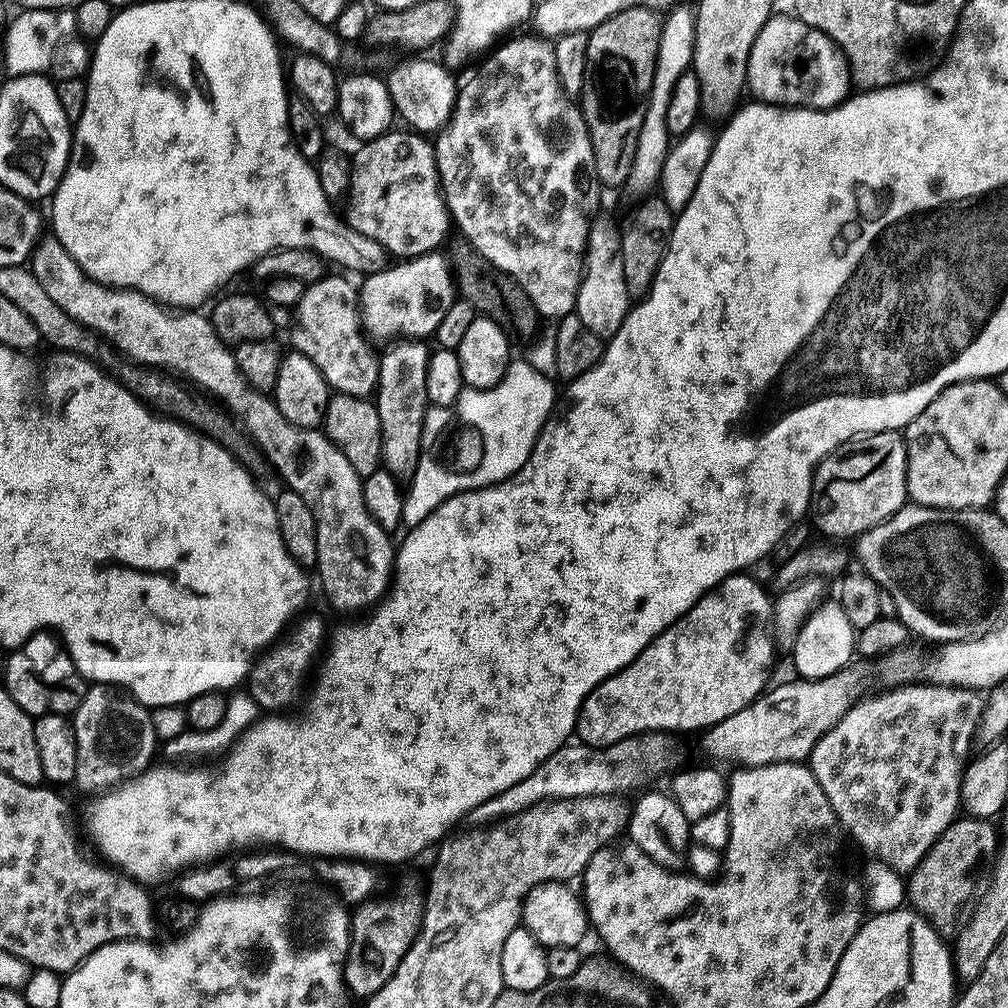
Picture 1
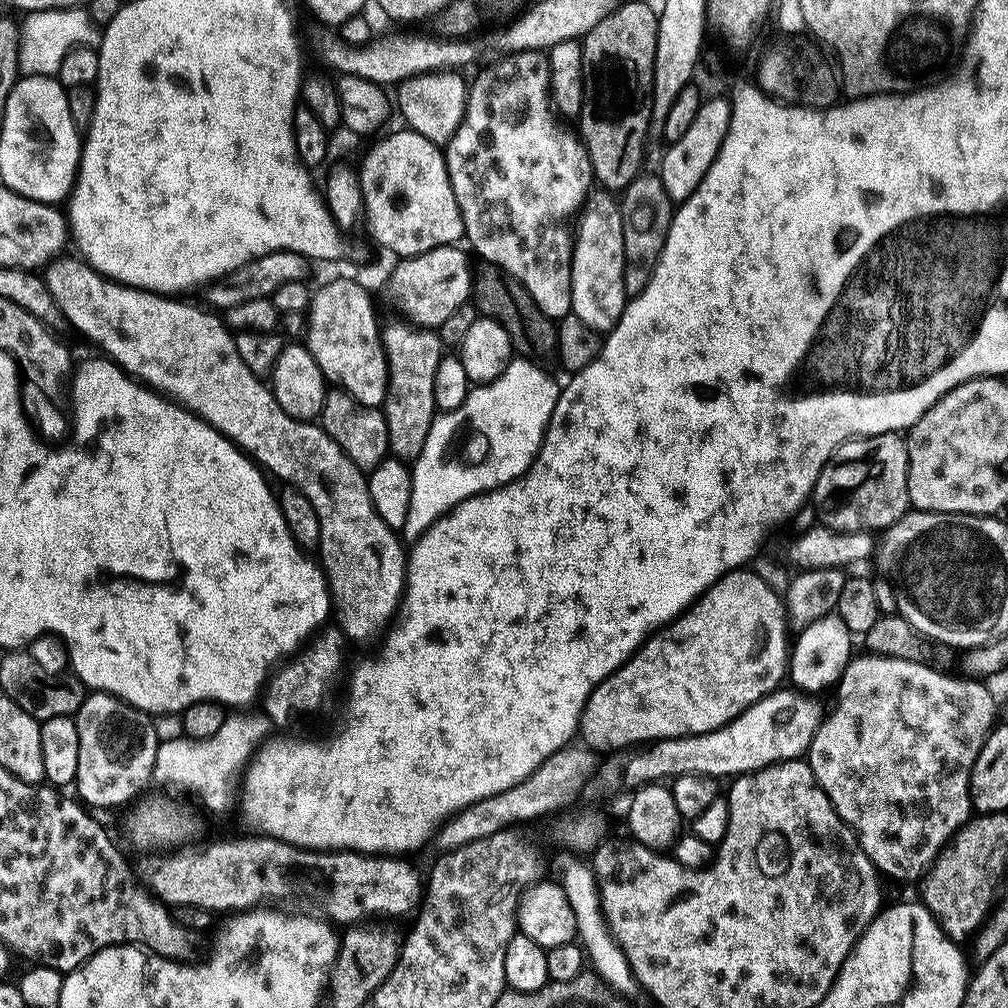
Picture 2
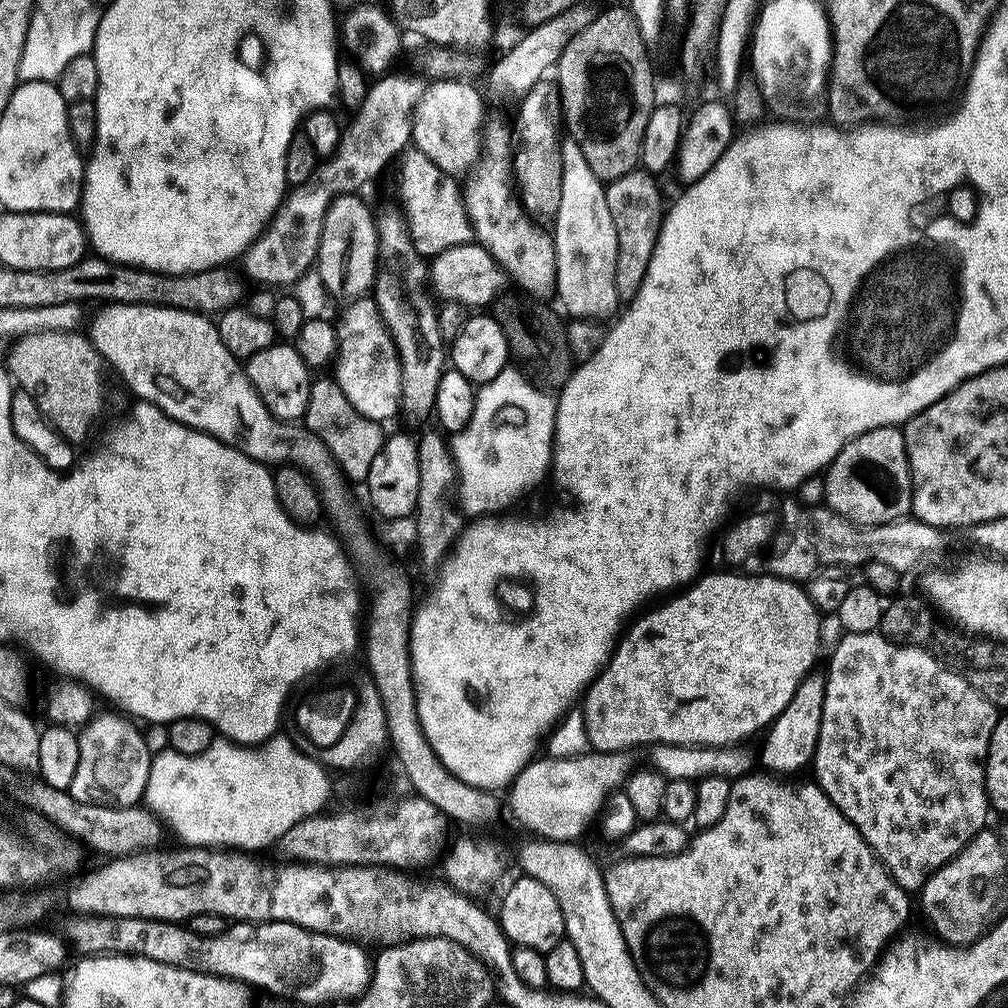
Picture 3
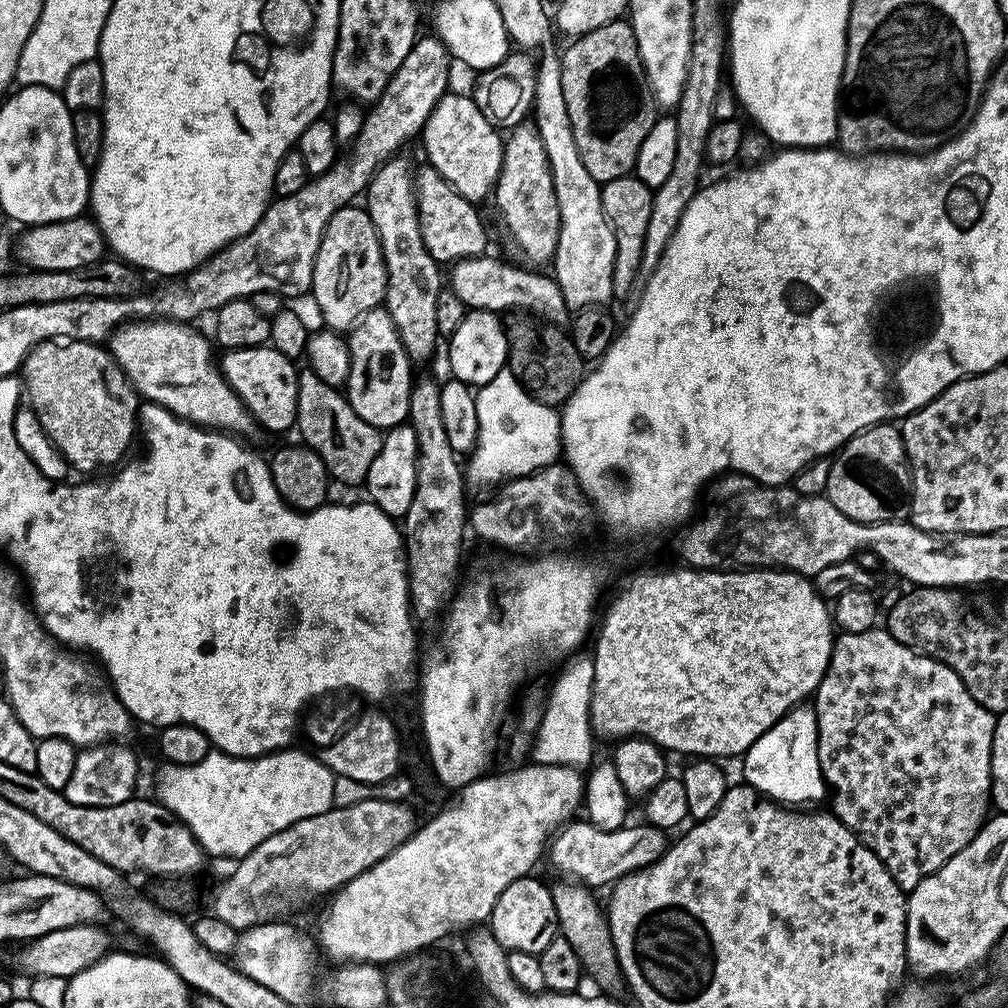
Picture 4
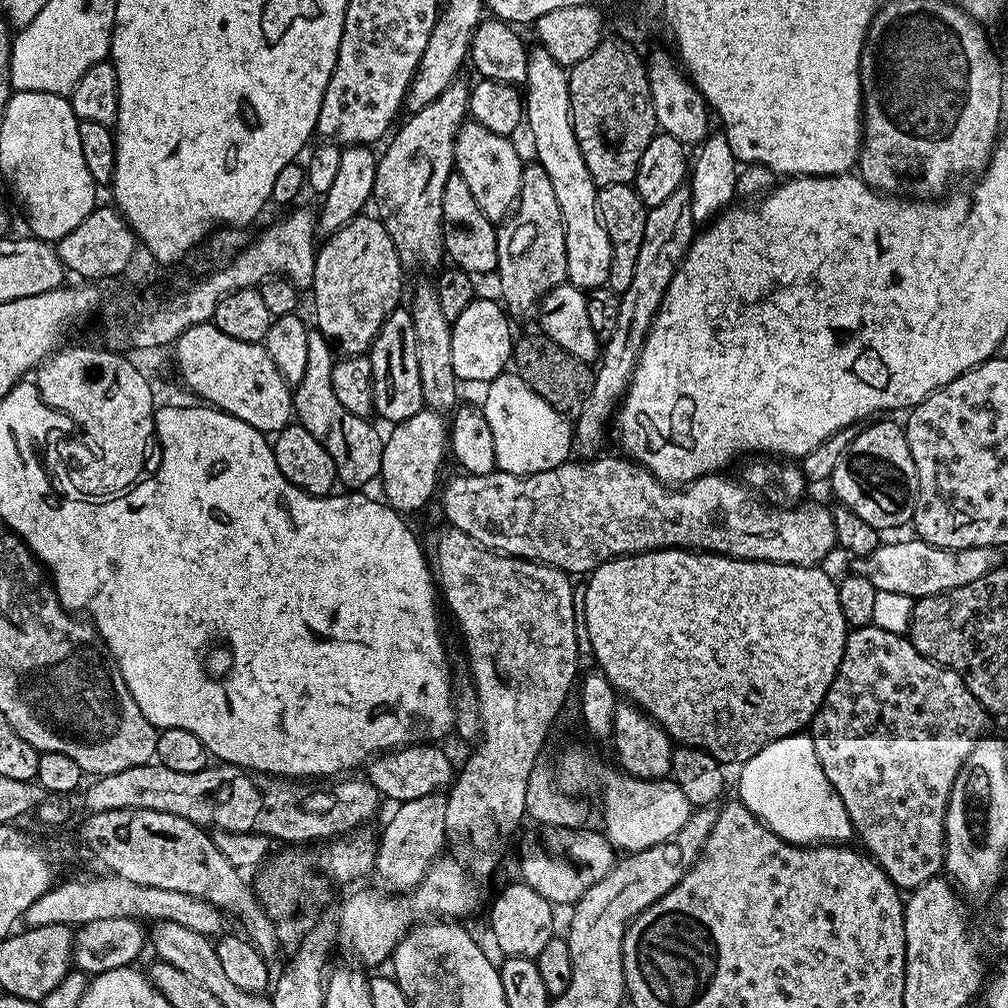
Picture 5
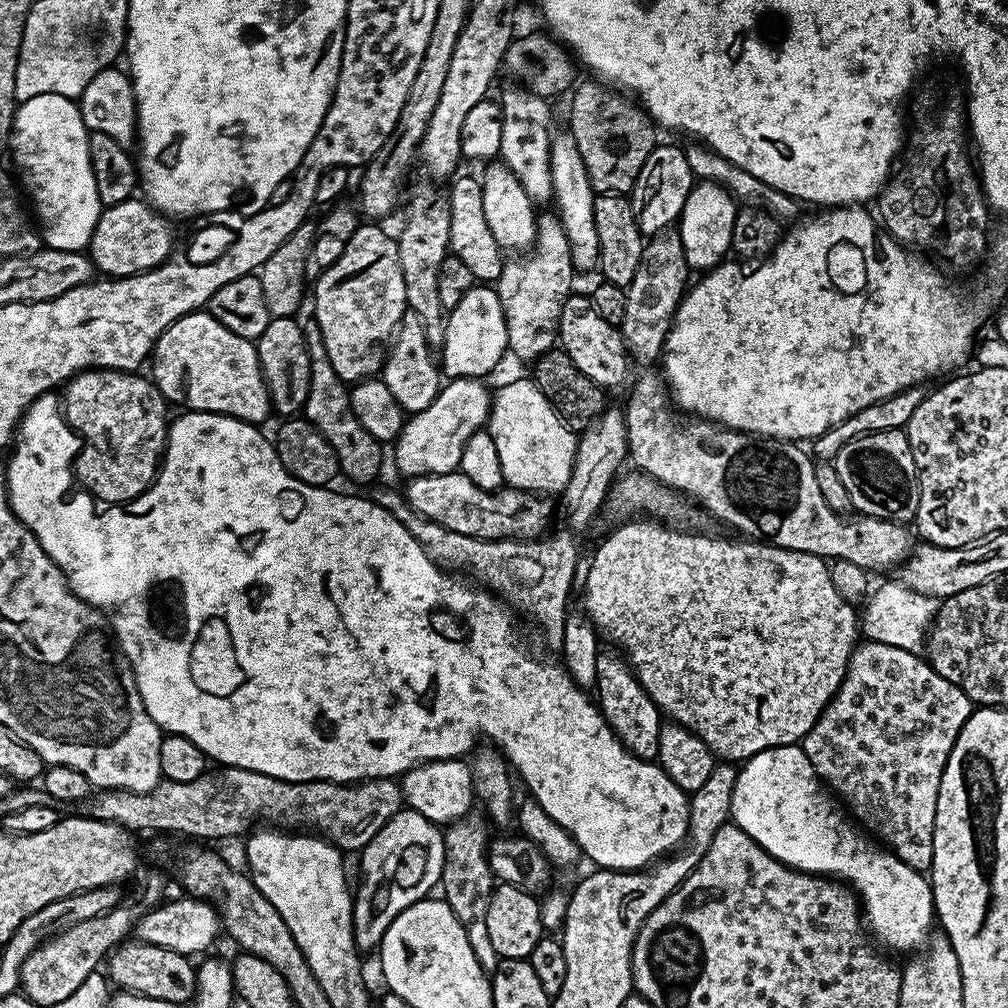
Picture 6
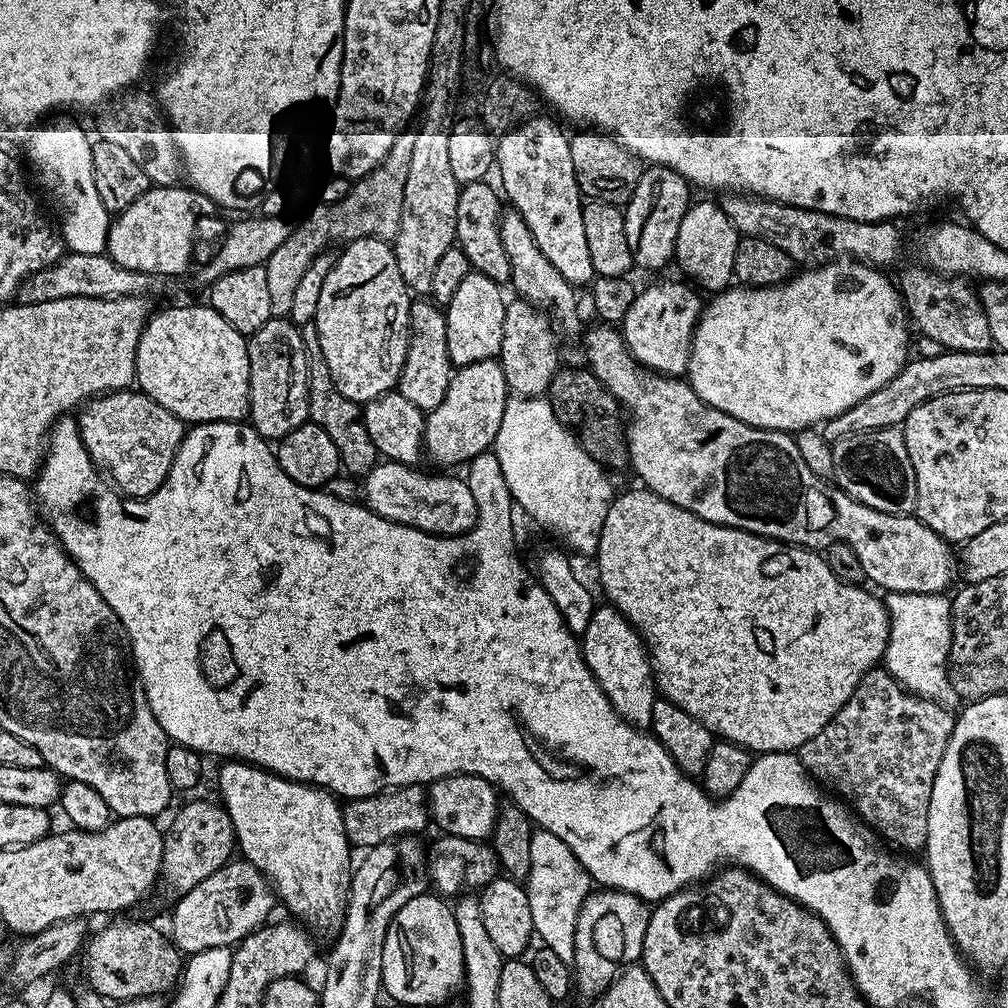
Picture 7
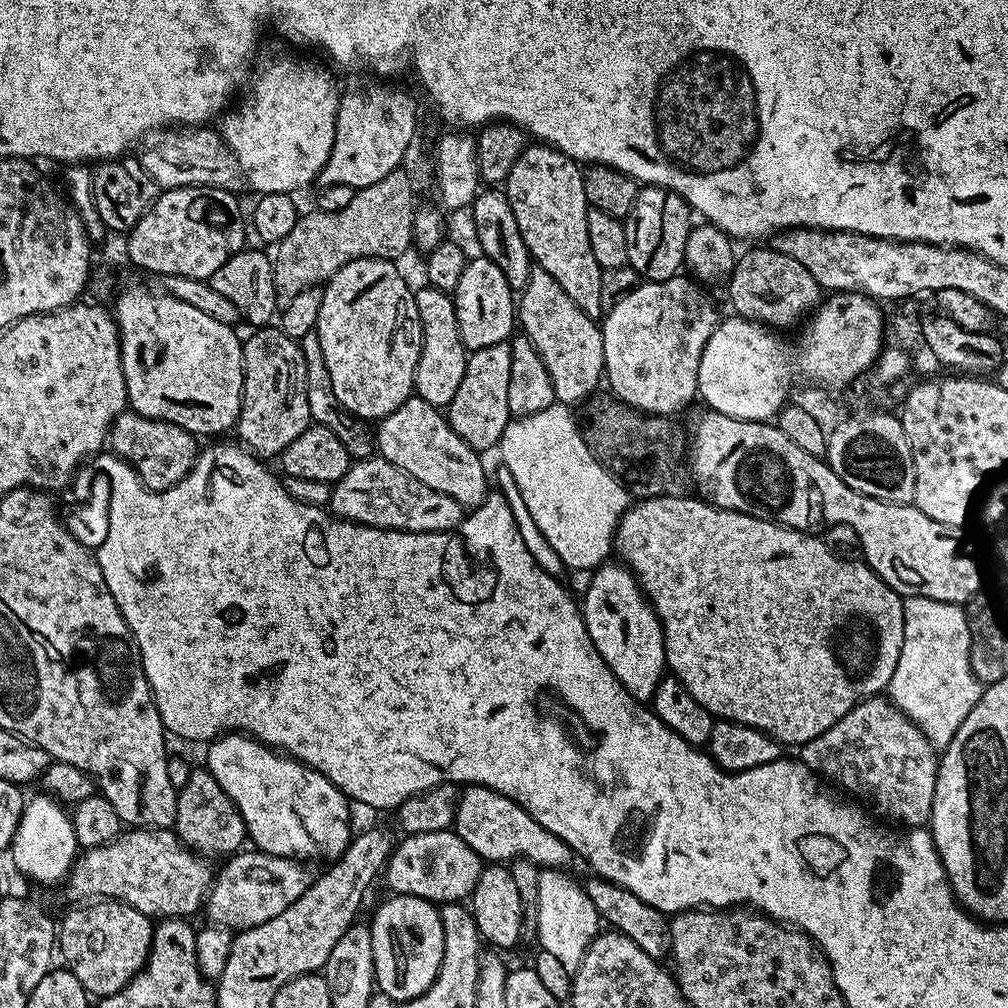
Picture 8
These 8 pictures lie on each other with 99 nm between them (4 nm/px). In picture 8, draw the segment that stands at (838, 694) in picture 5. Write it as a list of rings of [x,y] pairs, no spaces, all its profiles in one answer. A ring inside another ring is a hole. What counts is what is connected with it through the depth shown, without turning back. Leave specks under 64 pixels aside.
[[[877,694],[861,700],[842,718],[838,718],[838,722],[830,726],[830,730],[818,734],[818,738],[810,742],[799,745],[798,752],[801,764],[815,772],[821,780],[831,782],[837,789],[845,793],[853,792],[848,794],[867,805],[877,817],[885,816],[880,818],[897,825],[904,824],[905,829],[922,828],[931,821],[938,767],[937,749],[933,748],[911,718],[897,710],[887,695]]]

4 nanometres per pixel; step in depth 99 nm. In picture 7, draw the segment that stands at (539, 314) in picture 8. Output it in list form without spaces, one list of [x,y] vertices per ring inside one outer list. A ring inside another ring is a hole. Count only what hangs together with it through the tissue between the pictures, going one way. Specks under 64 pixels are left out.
[[[515,210],[505,211],[500,217],[500,233],[502,234],[502,246],[506,249],[506,256],[510,258],[510,272],[512,274],[510,288],[516,291],[515,295],[528,304],[532,304],[535,308],[551,314],[557,321],[559,321],[558,319],[574,319],[577,289],[568,284],[566,278],[562,278],[562,274],[558,274],[558,270],[554,270],[554,266],[550,266],[550,258],[546,258],[546,254],[542,254],[542,250],[538,250],[538,242],[534,242],[534,234],[530,234],[530,226],[526,226],[526,222],[522,222],[522,214],[518,214]]]

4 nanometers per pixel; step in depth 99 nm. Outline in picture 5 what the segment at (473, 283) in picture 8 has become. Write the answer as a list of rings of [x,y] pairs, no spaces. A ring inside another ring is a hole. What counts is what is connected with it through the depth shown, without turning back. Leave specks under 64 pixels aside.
[[[477,298],[452,321],[454,374],[457,381],[491,382],[495,376],[501,375],[509,367],[514,335],[512,336],[512,328],[508,325],[510,317],[507,311],[497,301],[496,304],[492,300]]]

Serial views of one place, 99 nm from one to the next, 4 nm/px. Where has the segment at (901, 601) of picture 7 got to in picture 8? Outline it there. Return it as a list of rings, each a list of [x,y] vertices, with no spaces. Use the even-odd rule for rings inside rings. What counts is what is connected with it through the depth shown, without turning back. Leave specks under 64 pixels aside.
[[[909,596],[904,600],[904,637],[902,654],[898,654],[898,666],[894,666],[894,678],[890,678],[886,695],[898,711],[906,714],[919,726],[933,748],[943,750],[954,738],[958,726],[974,710],[982,691],[980,679],[970,666],[970,636],[965,609],[959,604],[938,602],[934,598]]]

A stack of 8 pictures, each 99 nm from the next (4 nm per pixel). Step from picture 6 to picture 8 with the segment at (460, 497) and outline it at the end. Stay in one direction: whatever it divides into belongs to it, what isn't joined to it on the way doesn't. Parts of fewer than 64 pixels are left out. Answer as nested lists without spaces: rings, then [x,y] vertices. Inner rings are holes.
[[[383,458],[355,461],[348,473],[332,485],[330,508],[335,515],[356,524],[403,532],[449,532],[466,515],[466,509],[450,494],[430,490],[426,482],[418,482],[418,478]]]

